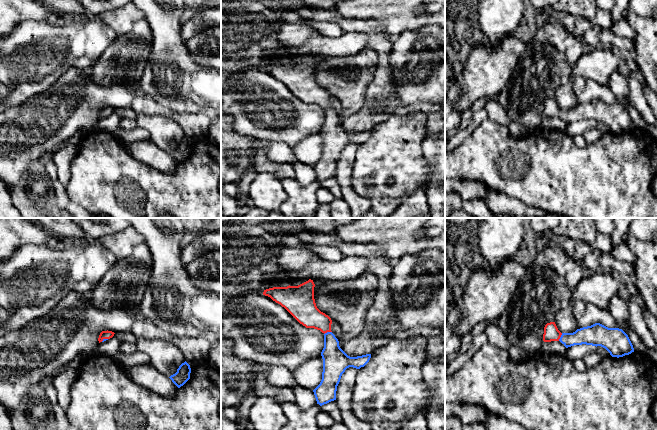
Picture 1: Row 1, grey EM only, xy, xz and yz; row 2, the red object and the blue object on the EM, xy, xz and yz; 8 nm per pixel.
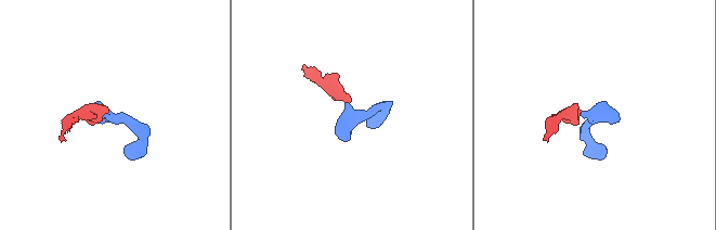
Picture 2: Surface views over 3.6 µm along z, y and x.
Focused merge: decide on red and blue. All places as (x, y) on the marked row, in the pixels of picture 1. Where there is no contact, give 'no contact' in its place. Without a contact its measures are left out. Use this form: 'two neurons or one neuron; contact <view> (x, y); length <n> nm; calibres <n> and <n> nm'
one neuron; contact xz (327, 331); length 70 nm; calibres 200 and 200 nm

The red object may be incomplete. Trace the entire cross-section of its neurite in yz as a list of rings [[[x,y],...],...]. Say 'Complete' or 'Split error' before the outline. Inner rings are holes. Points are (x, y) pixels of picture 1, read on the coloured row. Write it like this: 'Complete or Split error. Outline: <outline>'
Split error. Outline: [[[550,322],[544,327],[543,341],[560,341],[566,348],[582,344],[601,346],[617,358],[634,352],[628,335],[622,329],[608,328],[600,323],[577,329],[573,333],[561,333],[555,322]]]

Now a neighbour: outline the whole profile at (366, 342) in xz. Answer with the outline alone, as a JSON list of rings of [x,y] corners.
[[[364,328],[359,335],[345,341],[342,350],[350,357],[372,354],[377,348],[388,344],[393,339],[387,332],[385,329],[377,329],[374,334]]]

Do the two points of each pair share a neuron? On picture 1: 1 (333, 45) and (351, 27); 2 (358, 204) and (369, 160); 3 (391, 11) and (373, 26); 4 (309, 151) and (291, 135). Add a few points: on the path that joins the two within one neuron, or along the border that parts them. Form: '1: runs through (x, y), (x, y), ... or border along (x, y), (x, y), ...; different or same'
1: border along (343, 32), (364, 33), (366, 35); different
2: border along (351, 173), (352, 188), (369, 201), (370, 207); different
3: border along (355, 18), (375, 19), (382, 26), (383, 32); different
4: border along (320, 129), (302, 139), (292, 148); different

